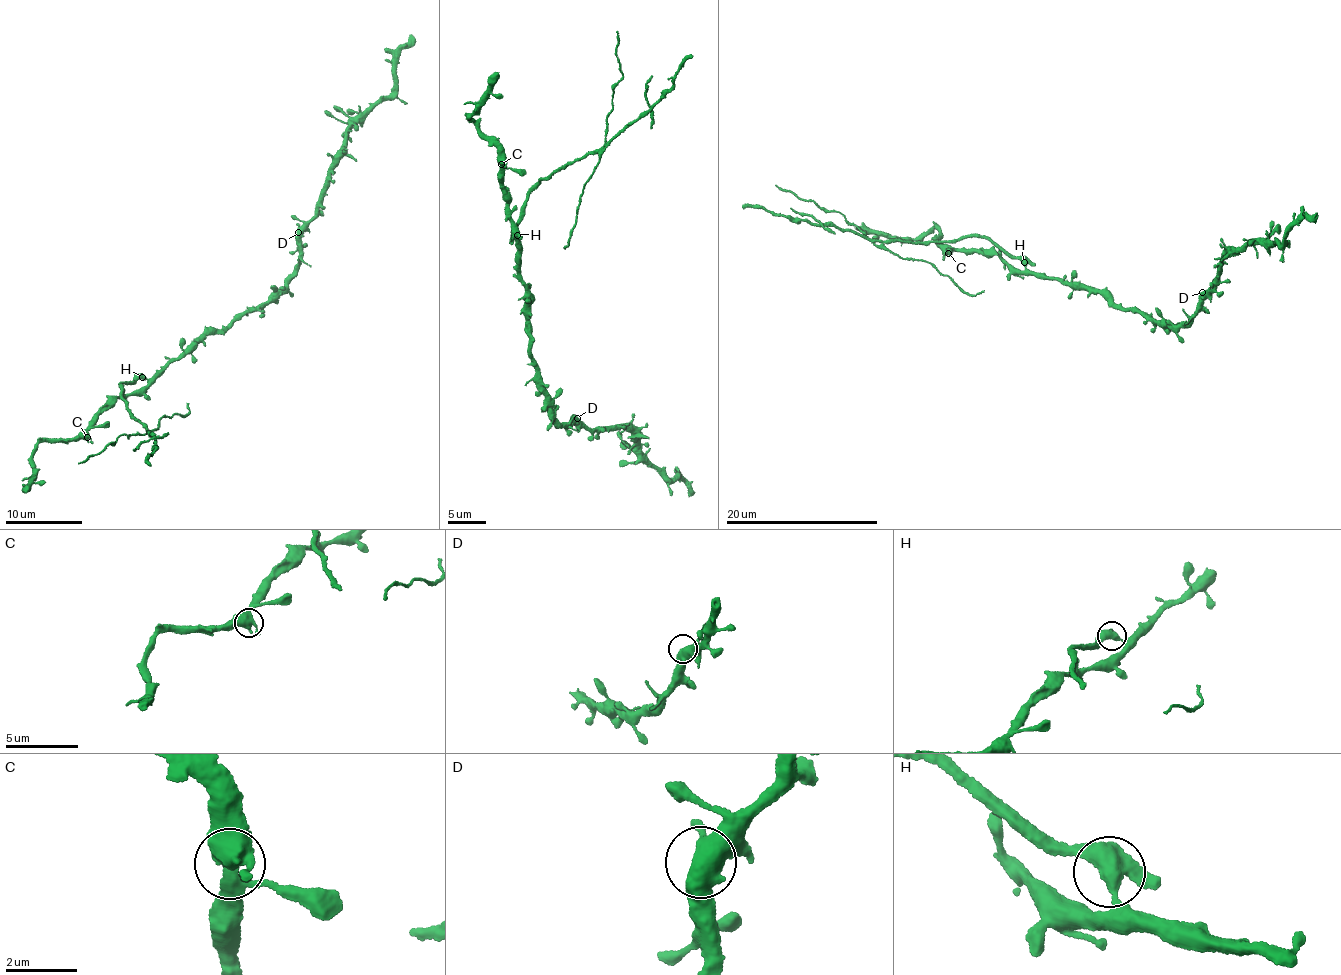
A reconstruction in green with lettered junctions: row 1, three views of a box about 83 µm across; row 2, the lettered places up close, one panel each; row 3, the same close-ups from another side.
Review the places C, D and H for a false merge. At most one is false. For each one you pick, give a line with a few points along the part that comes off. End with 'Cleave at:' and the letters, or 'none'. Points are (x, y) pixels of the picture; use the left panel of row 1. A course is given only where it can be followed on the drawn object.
H: course (142, 378), (119, 386), (133, 417), (153, 436), (155, 449), (146, 459), (149, 464)
Cleave at: H

